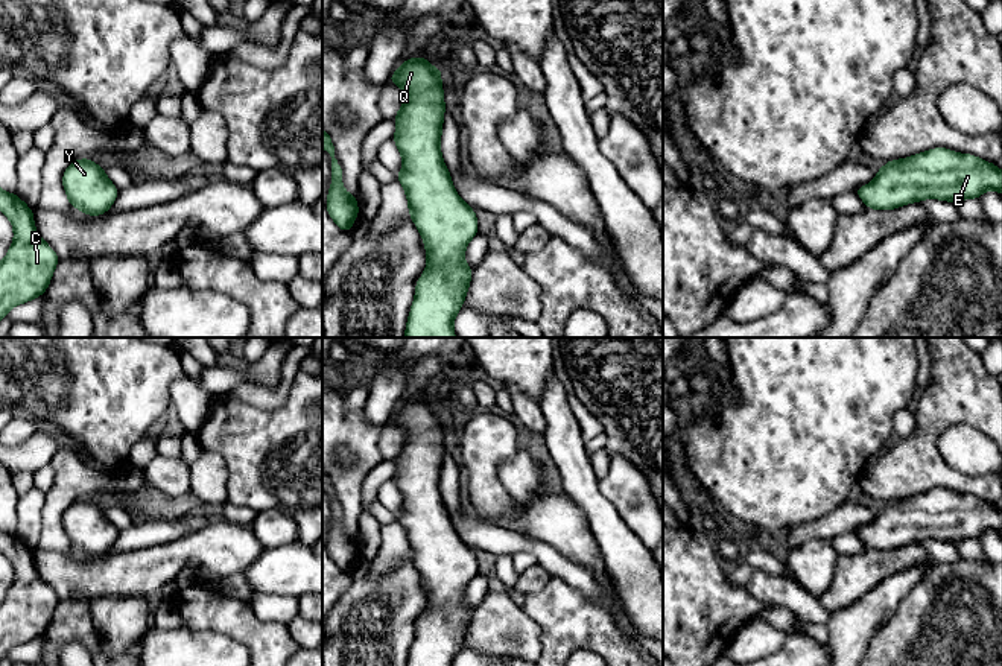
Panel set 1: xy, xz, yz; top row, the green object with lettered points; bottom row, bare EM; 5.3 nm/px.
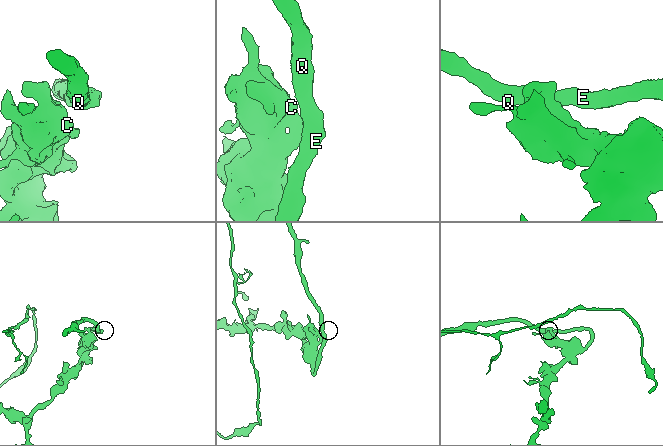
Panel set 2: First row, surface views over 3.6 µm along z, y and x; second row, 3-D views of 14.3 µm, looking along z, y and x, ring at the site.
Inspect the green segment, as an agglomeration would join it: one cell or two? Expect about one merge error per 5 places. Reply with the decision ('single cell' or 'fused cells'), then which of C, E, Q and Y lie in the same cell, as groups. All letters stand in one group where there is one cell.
single cell; groups C E Q Y

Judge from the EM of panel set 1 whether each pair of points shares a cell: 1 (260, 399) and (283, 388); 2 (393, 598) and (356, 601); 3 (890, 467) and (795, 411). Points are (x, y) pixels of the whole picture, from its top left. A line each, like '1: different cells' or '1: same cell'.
1: same cell
2: same cell
3: different cells

